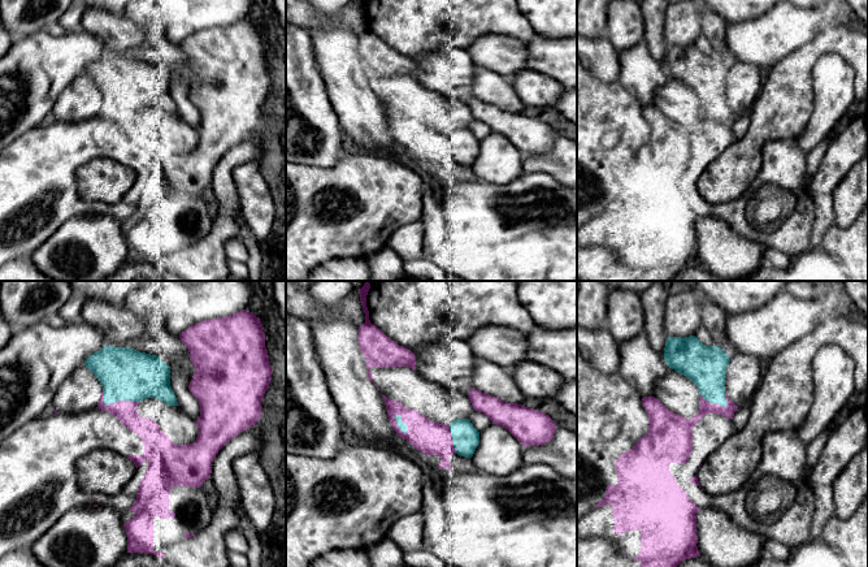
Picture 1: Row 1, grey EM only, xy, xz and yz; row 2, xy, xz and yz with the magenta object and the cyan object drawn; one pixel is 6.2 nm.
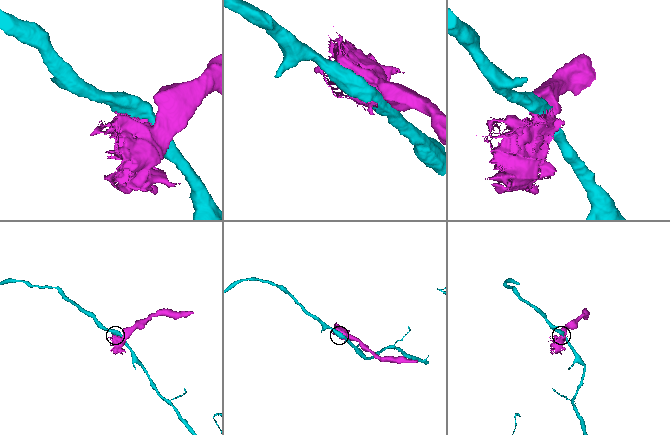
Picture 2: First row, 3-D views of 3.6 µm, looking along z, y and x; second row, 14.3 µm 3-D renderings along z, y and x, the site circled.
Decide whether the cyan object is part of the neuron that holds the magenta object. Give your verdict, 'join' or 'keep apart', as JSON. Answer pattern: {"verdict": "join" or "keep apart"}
{"verdict": "keep apart"}

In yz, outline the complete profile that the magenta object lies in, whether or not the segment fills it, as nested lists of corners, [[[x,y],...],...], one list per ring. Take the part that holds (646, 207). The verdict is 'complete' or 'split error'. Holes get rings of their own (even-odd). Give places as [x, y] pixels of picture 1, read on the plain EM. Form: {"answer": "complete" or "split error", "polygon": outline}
{"answer": "split error", "polygon": [[[725,103],[728,114],[709,112],[700,104],[700,120],[686,127],[669,120],[655,105],[643,105],[648,124],[648,142],[616,169],[617,192],[608,192],[604,207],[577,230],[578,246],[612,250],[620,263],[641,272],[635,281],[672,281],[681,270],[700,265],[698,260],[696,221],[700,218],[676,191],[670,172],[683,173],[693,160],[693,138],[707,122],[733,127],[738,114]]]}

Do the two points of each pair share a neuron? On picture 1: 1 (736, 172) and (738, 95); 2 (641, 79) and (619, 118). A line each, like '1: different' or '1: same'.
1: different
2: different

